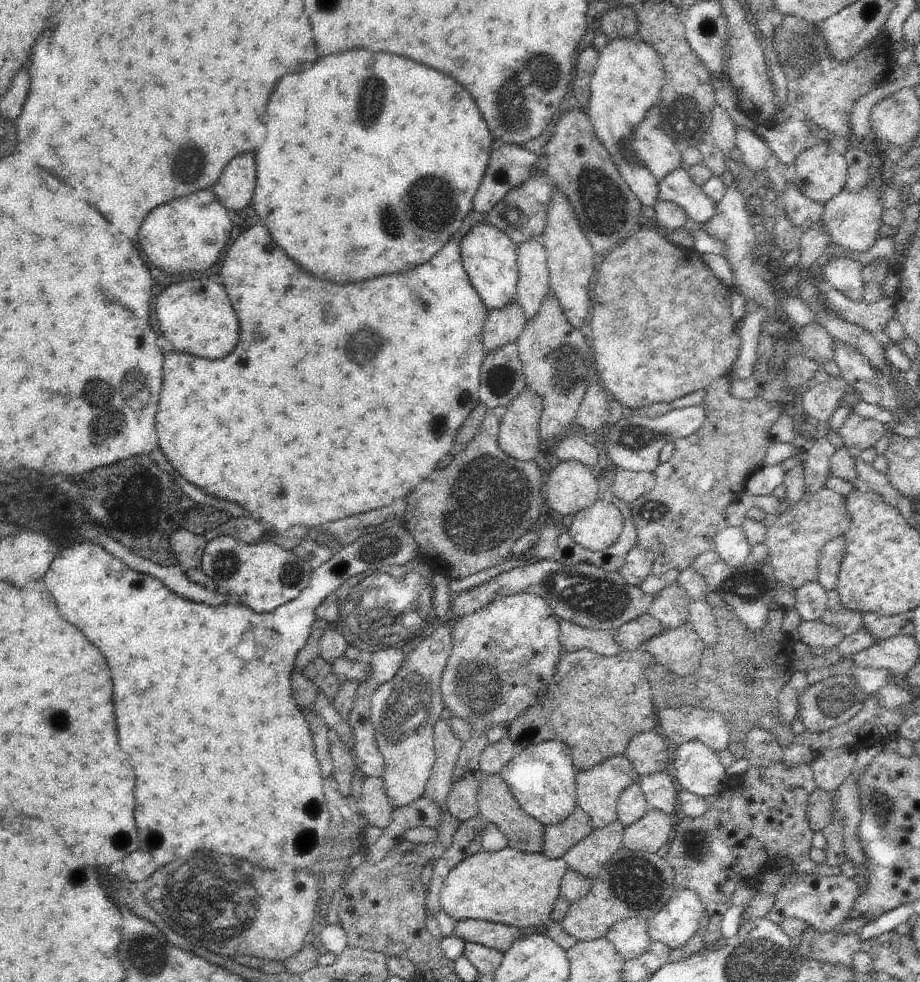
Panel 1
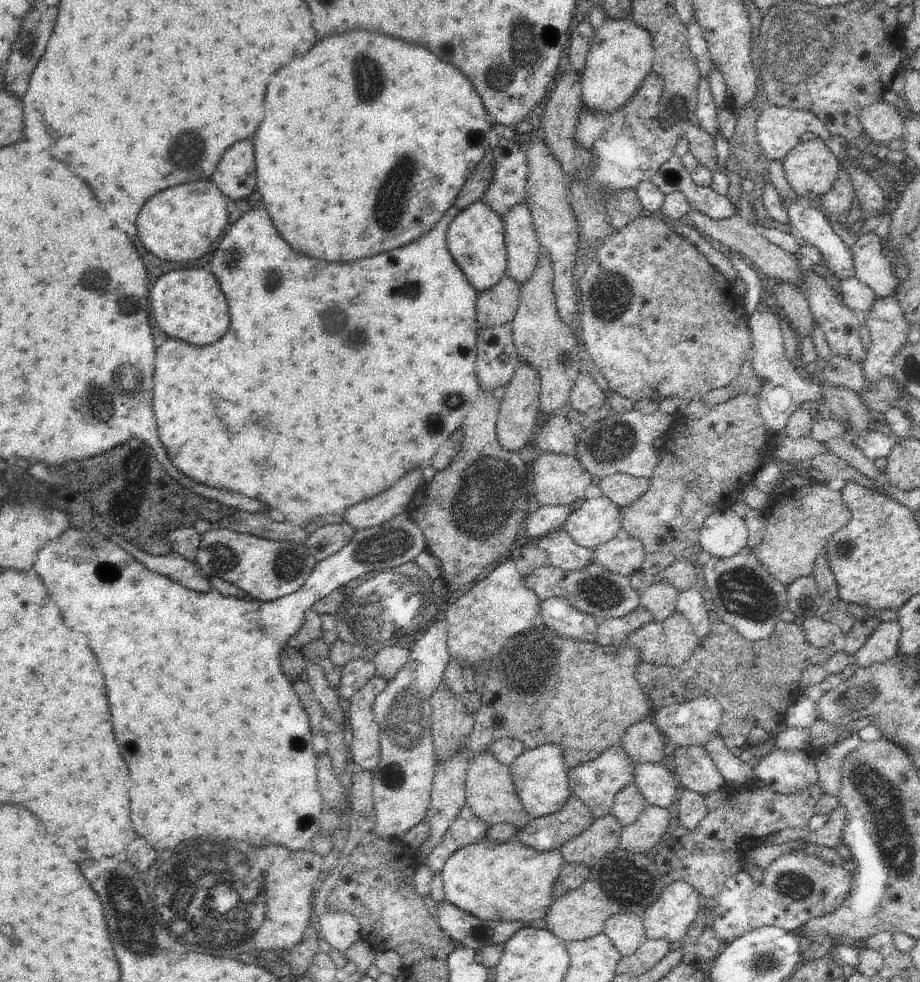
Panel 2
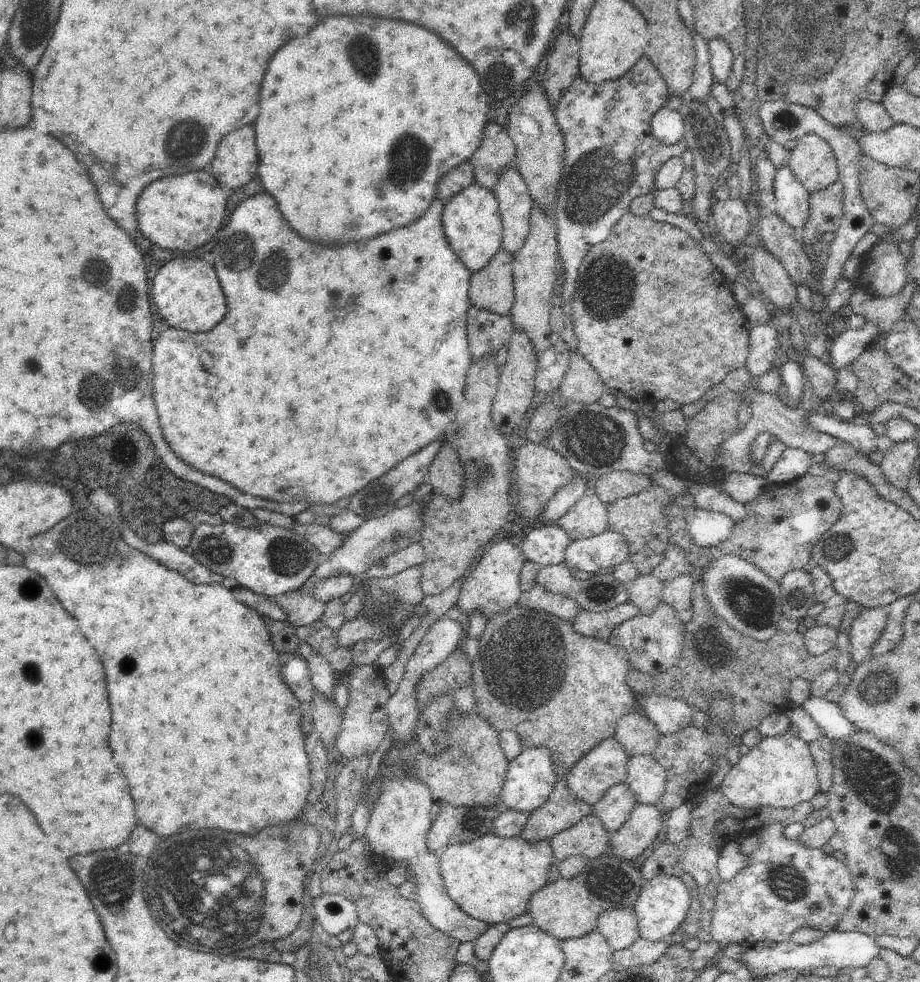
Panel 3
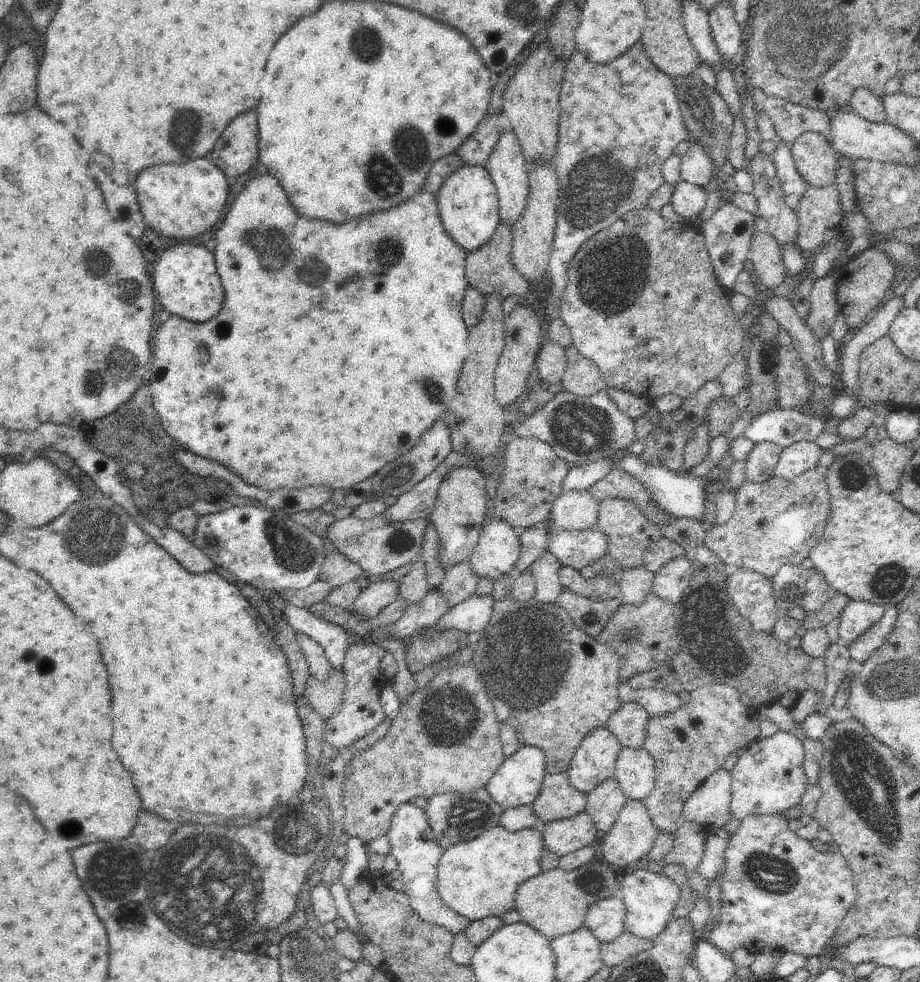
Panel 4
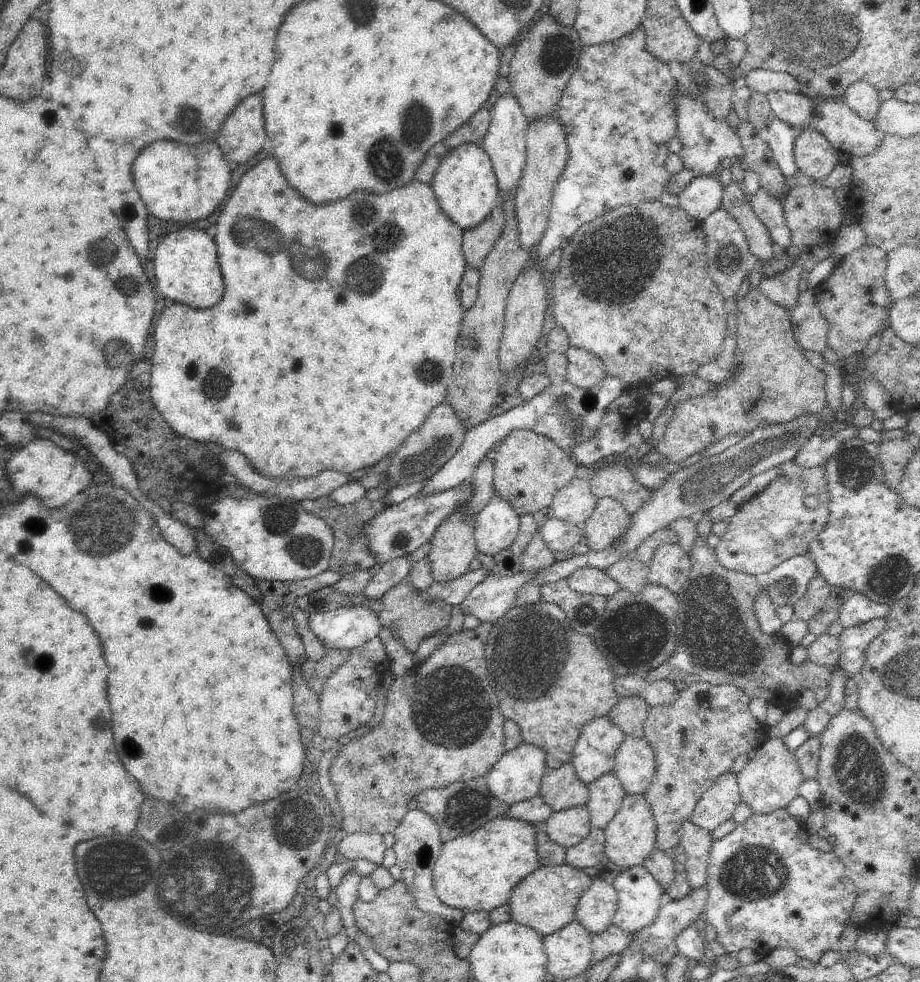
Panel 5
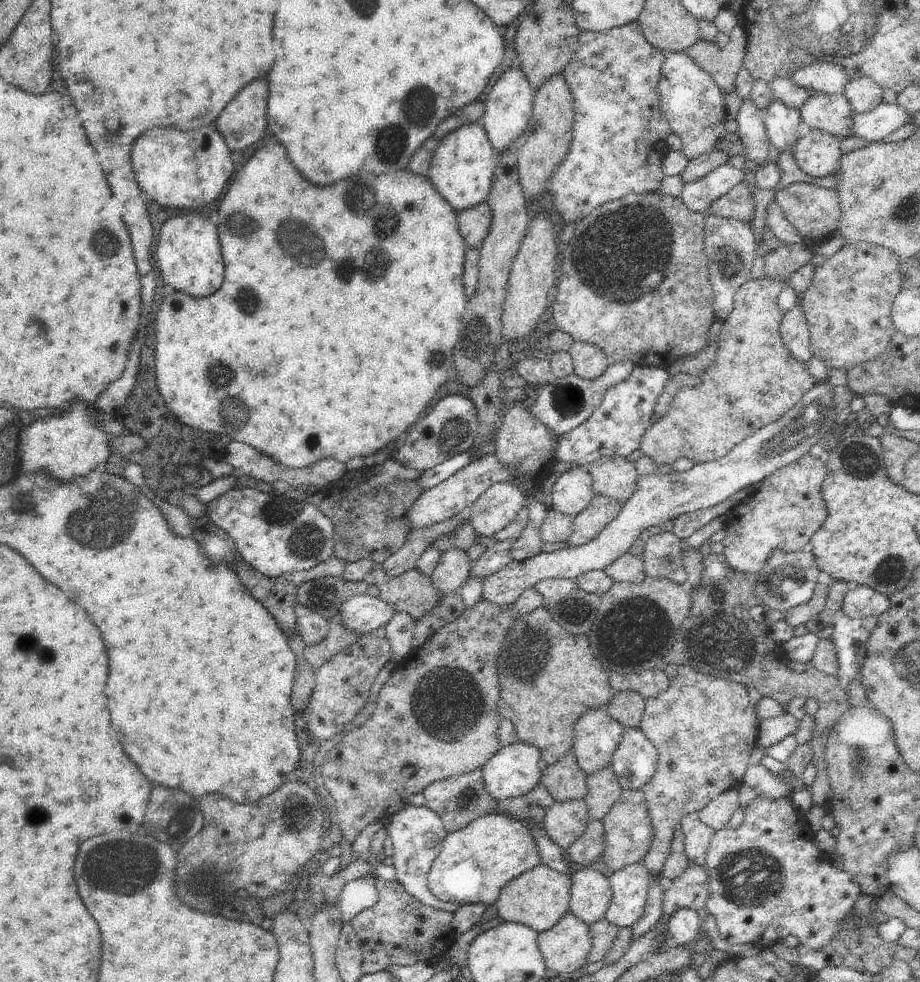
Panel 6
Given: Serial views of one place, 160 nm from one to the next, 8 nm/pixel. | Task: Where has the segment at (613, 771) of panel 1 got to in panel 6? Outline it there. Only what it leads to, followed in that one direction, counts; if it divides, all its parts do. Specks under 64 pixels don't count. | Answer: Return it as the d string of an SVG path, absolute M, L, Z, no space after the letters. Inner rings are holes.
M603 708L592 709L580 717L575 726L572 753L588 777L611 766L625 729Z

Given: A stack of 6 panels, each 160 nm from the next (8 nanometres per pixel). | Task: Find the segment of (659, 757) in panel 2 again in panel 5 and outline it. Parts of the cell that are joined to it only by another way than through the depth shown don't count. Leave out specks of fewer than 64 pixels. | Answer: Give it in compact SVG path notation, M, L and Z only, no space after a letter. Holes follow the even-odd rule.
M624 697L620 698L607 716L626 736L642 737L643 724L649 709L648 703L643 698Z

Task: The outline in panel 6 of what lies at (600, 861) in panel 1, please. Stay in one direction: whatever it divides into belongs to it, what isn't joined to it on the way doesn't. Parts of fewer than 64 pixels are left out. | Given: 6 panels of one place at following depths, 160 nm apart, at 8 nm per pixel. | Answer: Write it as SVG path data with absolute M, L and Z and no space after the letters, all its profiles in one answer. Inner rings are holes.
M585 799L579 801L556 801L547 808L543 822L547 835L563 850L578 840L591 818Z

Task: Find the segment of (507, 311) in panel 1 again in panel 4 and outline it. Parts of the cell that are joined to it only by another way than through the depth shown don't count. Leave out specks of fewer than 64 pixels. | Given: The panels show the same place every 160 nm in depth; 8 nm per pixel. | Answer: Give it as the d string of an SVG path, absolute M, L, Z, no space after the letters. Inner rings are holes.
M500 220L500 224L489 243L476 252L467 255L467 263L465 264L466 280L470 287L479 290L485 298L493 293L499 293L503 302L508 296L519 296L523 300L528 296L529 282L515 270L511 261L512 232L512 227Z

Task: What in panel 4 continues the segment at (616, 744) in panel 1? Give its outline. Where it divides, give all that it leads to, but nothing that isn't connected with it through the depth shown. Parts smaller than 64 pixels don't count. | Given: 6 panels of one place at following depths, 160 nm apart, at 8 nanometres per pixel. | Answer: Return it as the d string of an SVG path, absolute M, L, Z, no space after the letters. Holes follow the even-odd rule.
M516 573L506 574L500 580L493 583L493 597L492 616L488 623L496 623L489 627L487 634L481 636L475 651L472 656L472 664L476 668L476 672L480 675L481 682L485 684L488 689L488 696L491 703L494 705L497 719L503 725L510 725L516 732L519 743L522 746L528 745L531 747L540 747L545 752L546 770L551 775L566 773L569 769L571 760L574 754L581 745L581 742L586 738L589 732L595 728L604 727L610 720L610 717L623 705L619 697L619 688L622 684L620 669L622 666L621 656L607 644L600 644L595 638L588 636L583 630L580 630L570 618L570 615L557 604L551 605L548 603L538 603L534 600L519 603L511 596L512 581Z

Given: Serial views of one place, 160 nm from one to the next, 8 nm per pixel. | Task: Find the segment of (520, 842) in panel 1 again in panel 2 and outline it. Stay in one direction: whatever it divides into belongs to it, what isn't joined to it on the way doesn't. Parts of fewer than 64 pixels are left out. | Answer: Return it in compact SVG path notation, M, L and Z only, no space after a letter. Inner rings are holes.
M487 749L471 758L466 772L464 792L465 806L468 806L476 817L490 826L499 823L512 824L518 828L518 832L522 832L528 826L528 822L533 820L521 805L509 766L498 762Z

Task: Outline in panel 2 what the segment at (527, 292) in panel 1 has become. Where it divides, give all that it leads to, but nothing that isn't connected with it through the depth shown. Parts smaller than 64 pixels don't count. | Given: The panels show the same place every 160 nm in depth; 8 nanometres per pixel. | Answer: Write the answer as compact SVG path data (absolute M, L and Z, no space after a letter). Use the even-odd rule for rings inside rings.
M518 204L506 216L505 225L507 275L518 285L528 282L540 260L540 244L534 230L529 206Z

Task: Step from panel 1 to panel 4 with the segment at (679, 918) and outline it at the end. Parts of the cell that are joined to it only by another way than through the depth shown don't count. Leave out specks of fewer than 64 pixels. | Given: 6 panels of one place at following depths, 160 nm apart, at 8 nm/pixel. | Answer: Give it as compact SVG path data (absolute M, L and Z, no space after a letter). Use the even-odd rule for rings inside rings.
M638 869L623 878L619 895L626 907L625 930L653 941L674 919L673 914L677 913L677 902L681 897L681 886L662 873Z

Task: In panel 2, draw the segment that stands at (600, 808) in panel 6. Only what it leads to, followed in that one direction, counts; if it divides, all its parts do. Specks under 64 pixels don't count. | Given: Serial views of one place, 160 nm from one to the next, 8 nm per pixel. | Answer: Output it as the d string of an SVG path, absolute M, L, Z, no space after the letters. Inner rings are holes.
M631 783L616 794L611 814L624 828L636 822L638 816L642 814L642 810L647 806L646 798L640 793L638 786Z

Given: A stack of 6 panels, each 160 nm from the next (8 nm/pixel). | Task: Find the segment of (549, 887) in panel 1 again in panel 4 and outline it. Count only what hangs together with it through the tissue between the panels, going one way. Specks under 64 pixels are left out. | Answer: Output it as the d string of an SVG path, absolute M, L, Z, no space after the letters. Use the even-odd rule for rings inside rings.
M496 825L475 839L457 842L445 849L437 866L439 895L444 904L471 921L500 917L515 908L520 885L542 873L544 851L540 831L527 828L511 833L502 825Z

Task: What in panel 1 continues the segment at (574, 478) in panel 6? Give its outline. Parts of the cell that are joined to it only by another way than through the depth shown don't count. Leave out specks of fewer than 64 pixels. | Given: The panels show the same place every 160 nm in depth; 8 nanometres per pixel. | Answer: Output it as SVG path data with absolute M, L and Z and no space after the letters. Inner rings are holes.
M598 499L573 518L566 532L580 546L600 552L608 550L619 539L622 527L623 517L618 507Z

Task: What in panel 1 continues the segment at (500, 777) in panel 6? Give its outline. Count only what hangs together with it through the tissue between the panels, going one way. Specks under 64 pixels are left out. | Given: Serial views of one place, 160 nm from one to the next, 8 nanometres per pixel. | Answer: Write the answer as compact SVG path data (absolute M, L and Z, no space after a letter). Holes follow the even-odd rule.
M552 740L518 750L502 771L518 805L544 827L562 824L577 806L576 776L572 750L564 742Z

